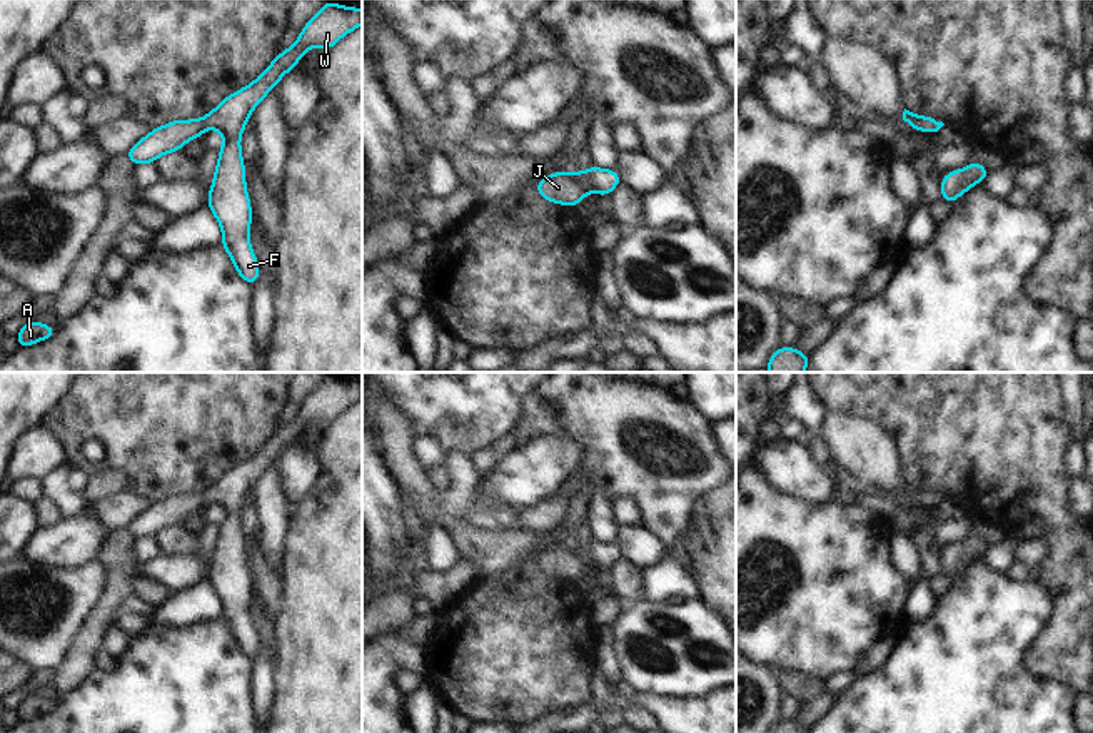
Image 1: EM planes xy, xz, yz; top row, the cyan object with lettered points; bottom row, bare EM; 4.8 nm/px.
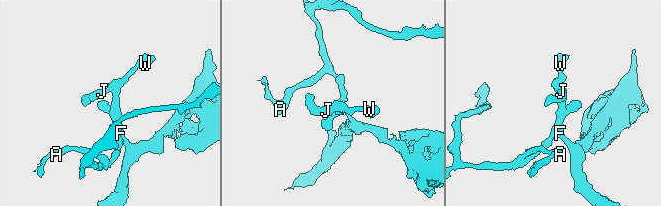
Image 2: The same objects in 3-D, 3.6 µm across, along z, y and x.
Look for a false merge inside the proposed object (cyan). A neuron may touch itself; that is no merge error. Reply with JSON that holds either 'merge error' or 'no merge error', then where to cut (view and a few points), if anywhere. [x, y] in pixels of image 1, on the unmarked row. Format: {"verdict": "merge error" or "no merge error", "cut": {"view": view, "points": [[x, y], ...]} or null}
{"verdict": "no merge error", "cut": null}

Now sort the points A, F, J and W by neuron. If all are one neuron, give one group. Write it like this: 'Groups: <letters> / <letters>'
Groups: A F J W.

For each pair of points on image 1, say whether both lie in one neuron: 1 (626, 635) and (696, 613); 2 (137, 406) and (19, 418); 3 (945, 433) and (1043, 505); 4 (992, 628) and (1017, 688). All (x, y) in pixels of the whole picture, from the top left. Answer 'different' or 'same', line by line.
1: same
2: different
3: same
4: same

